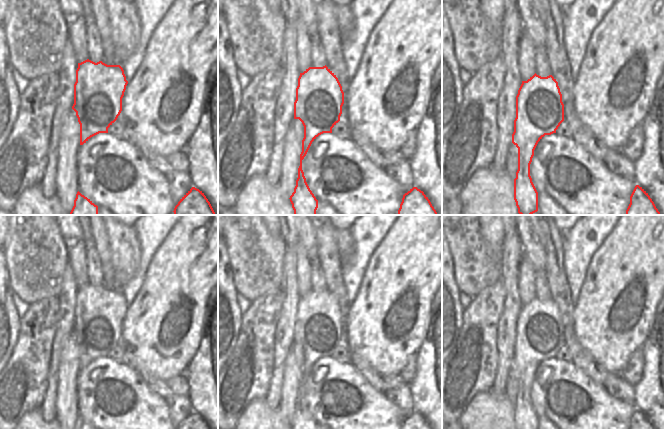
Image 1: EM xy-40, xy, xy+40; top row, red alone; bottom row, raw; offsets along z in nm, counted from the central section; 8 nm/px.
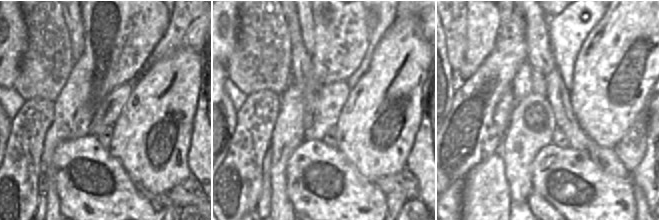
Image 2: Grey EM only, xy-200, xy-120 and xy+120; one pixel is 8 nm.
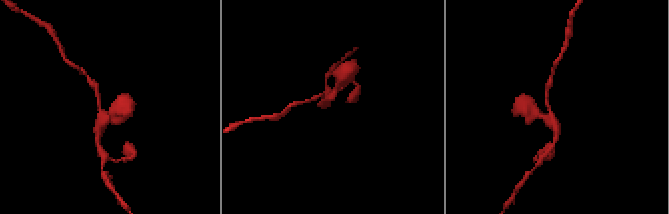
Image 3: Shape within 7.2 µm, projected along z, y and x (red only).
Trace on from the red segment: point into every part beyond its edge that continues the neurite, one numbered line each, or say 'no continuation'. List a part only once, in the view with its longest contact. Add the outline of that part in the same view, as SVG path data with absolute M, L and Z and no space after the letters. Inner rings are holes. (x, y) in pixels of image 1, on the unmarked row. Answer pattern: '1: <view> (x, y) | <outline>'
no continuation

